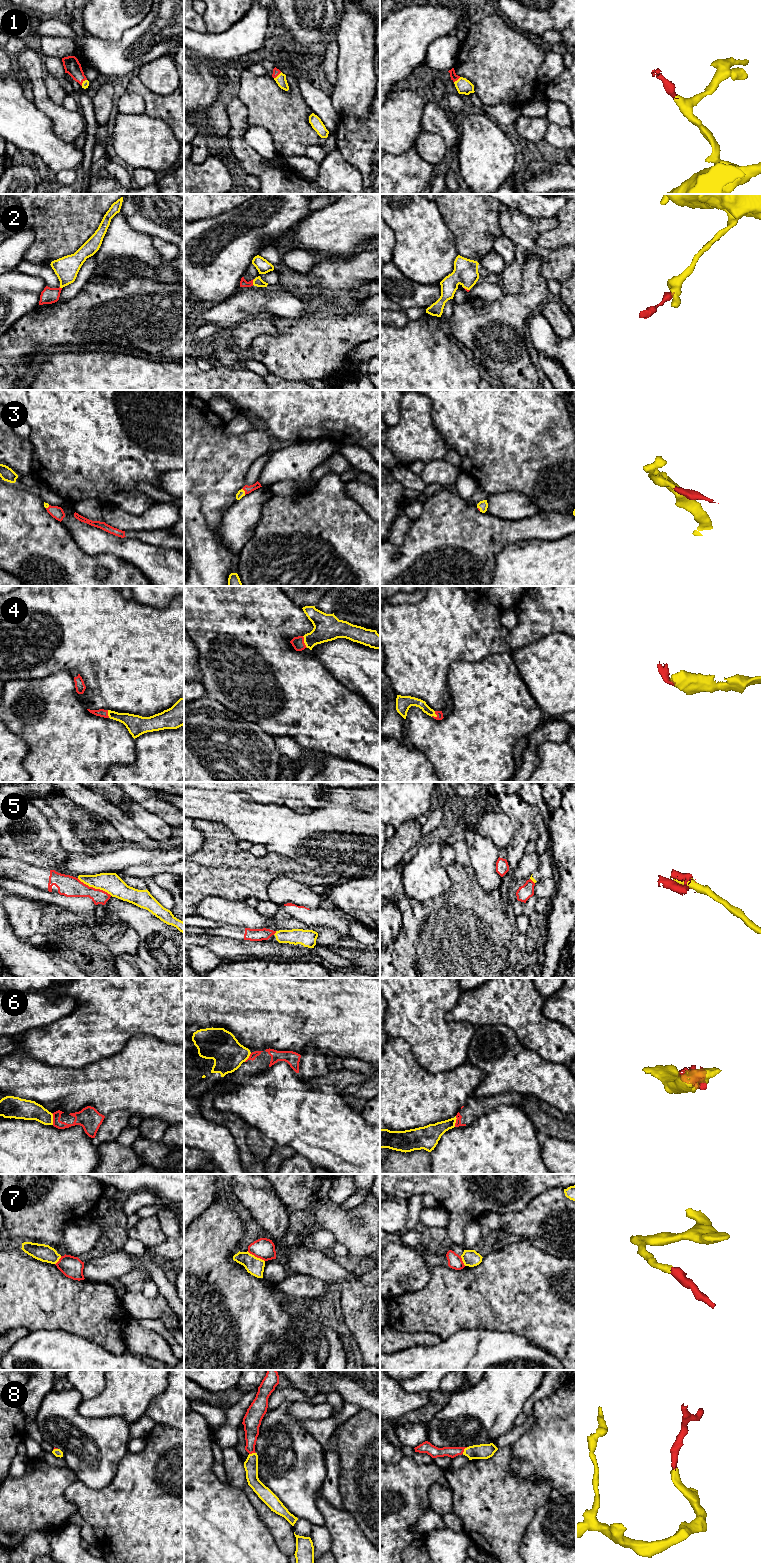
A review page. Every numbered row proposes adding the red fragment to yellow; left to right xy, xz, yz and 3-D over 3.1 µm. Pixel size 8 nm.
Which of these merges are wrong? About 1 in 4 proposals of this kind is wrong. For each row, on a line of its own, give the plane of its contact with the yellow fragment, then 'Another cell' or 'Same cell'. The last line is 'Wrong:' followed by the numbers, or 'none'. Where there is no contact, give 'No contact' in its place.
1: Touches yellow in xz. Same cell
2: Touches yellow in xz. Same cell
3: Touches yellow in xz. Same cell
4: Touches yellow in xz. Same cell
5: Touches yellow in xy. Another cell
6: Touches yellow in xy. Another cell
7: Touches yellow in xz. Another cell
8: Touches yellow in yz. Same cell
Wrong: 5, 6, 7

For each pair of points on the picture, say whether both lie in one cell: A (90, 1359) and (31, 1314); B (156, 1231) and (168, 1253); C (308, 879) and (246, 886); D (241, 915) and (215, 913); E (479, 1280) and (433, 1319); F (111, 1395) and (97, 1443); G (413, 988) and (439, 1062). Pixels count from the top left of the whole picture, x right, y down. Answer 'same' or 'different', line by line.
A: different
B: different
C: same
D: same
E: same
F: different
G: same

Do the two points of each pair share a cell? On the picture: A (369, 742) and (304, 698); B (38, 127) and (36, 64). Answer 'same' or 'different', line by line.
A: same
B: different

